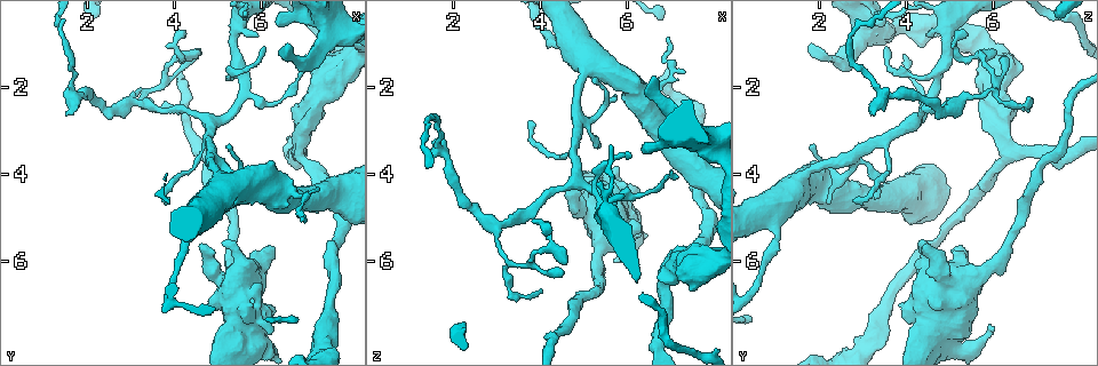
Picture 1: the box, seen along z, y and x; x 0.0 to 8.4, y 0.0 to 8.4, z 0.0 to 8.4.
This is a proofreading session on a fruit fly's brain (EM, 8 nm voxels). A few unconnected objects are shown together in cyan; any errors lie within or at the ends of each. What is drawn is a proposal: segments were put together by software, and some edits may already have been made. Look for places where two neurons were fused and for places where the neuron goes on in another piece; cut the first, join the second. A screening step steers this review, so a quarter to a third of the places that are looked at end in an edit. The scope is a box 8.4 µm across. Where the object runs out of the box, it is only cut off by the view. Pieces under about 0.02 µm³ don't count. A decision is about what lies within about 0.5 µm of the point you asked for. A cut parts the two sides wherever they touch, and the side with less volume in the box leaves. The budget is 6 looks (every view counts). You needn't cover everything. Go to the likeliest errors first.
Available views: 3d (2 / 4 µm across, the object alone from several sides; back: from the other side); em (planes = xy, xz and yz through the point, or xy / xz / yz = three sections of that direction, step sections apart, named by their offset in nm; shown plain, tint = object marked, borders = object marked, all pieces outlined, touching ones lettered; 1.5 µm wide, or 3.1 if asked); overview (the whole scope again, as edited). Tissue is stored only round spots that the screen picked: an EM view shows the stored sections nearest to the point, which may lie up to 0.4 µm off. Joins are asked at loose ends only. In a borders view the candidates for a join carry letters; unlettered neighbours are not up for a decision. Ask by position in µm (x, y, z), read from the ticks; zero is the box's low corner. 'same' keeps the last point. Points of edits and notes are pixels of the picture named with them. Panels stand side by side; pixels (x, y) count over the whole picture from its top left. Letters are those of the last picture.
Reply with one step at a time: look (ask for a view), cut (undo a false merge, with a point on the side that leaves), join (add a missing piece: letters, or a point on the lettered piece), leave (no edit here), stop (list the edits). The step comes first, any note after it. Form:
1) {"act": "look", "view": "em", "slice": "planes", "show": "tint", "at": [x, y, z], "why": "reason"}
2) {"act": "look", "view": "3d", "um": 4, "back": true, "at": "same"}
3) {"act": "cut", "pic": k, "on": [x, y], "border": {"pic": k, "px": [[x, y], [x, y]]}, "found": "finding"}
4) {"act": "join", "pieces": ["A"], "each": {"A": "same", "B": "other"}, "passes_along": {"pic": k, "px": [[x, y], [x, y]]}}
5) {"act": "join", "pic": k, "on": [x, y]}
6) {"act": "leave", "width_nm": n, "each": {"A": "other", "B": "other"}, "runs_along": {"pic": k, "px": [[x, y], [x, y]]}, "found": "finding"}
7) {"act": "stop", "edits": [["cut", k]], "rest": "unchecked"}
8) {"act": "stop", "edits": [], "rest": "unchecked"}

{"act": "look", "view": "em", "slice": "planes", "show": "borders", "at": [6.90, 5.10, 0.90], "why": "branch stops here"}

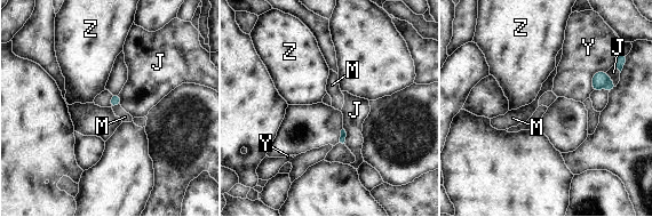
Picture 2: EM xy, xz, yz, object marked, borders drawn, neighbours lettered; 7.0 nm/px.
{"act": "leave", "each": {"J": "other", "M": "other", "Y": "other", "Z": "other"}, "border": {"pic": 2, "px": [[119, 103], [112, 109]]}, "found": "no lettered piece goes on from it"}

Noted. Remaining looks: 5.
{"act": "look", "view": "em", "slice": "yz", "step": 4, "show": "tint", "at": [1.80, 2.25, 3.45], "why": "sharp bend"}

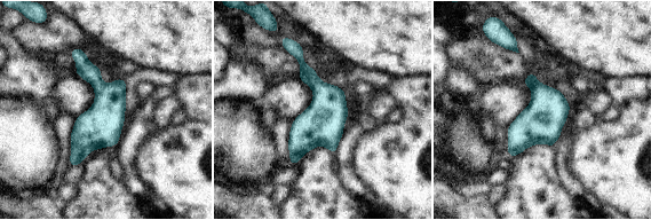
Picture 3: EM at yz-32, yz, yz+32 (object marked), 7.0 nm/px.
{"act": "look", "view": "em", "slice": "planes", "show": "borders", "at": "same"}

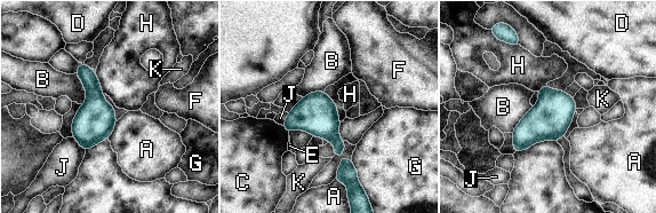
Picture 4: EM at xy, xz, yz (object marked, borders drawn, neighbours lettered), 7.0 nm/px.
{"act": "leave", "longest_contact_nm": ["B", 220], "each": {"A": "other", "B": "other", "C": "other", "D": "other", "E": "other", "F": "other", "G": "other", "H": "other", "J": "other", "K": "other"}, "border": {"pic": 4, "px": [[335, 178], [346, 187], [348, 194]]}, "found": "all the same neuron"}

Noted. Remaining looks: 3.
{"act": "look", "view": "em", "slice": "planes", "show": "borders", "at": [7.75, 5.50, 4.80], "why": "narrows sharply"}

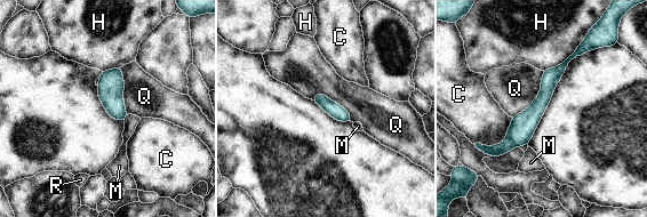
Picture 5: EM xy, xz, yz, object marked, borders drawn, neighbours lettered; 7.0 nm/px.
{"act": "leave", "each": {"C": "other", "H": "other", "M": "other", "Q": "other", "R": "other"}, "runs_along": {"pic": 5, "px": [[581, 50], [494, 153]]}, "found": "one neuron here"}

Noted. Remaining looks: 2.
{"act": "stop", "edits": [], "rest": "unchecked"}

